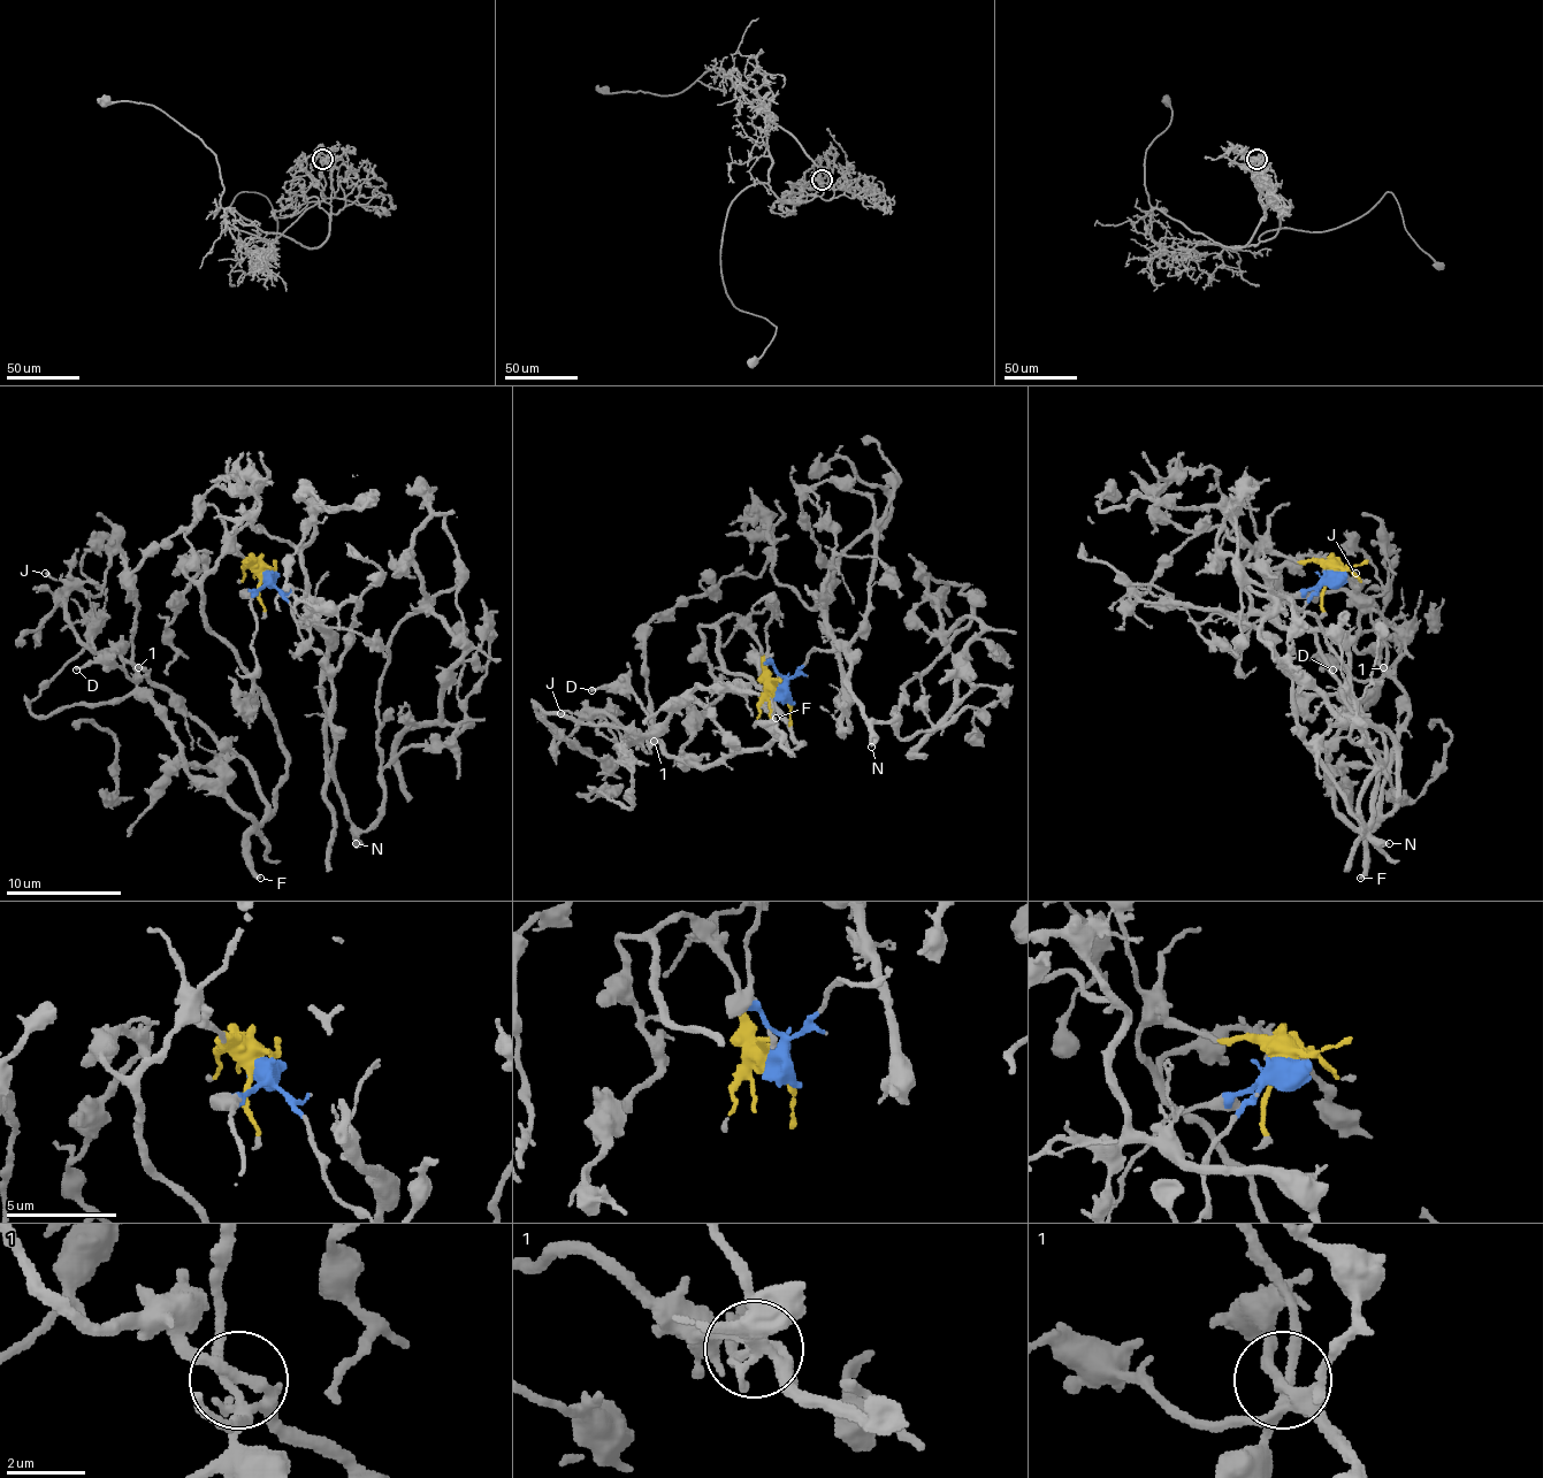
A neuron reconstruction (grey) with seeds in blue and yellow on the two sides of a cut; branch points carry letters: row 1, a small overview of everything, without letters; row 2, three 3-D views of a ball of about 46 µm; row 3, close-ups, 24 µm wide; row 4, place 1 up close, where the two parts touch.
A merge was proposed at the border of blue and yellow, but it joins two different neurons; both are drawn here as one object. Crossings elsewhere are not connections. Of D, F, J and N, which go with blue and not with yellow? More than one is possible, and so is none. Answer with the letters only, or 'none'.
N

